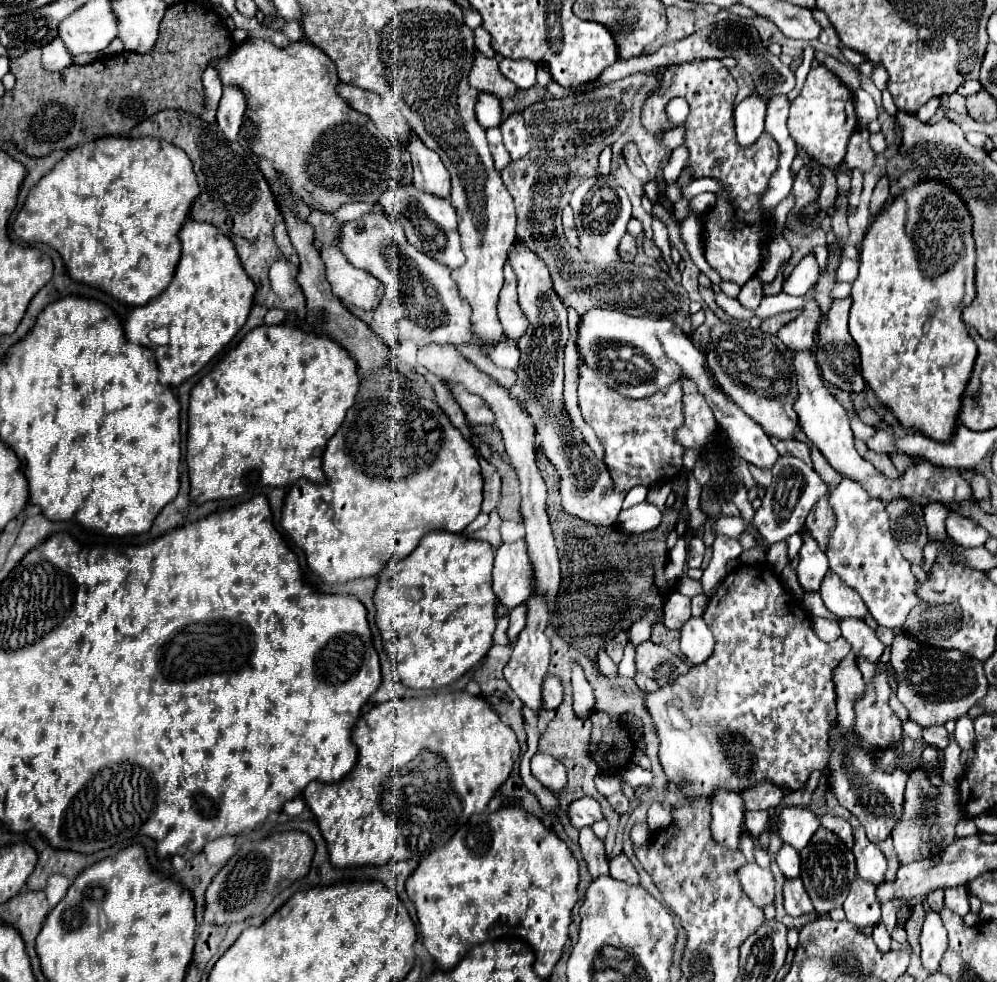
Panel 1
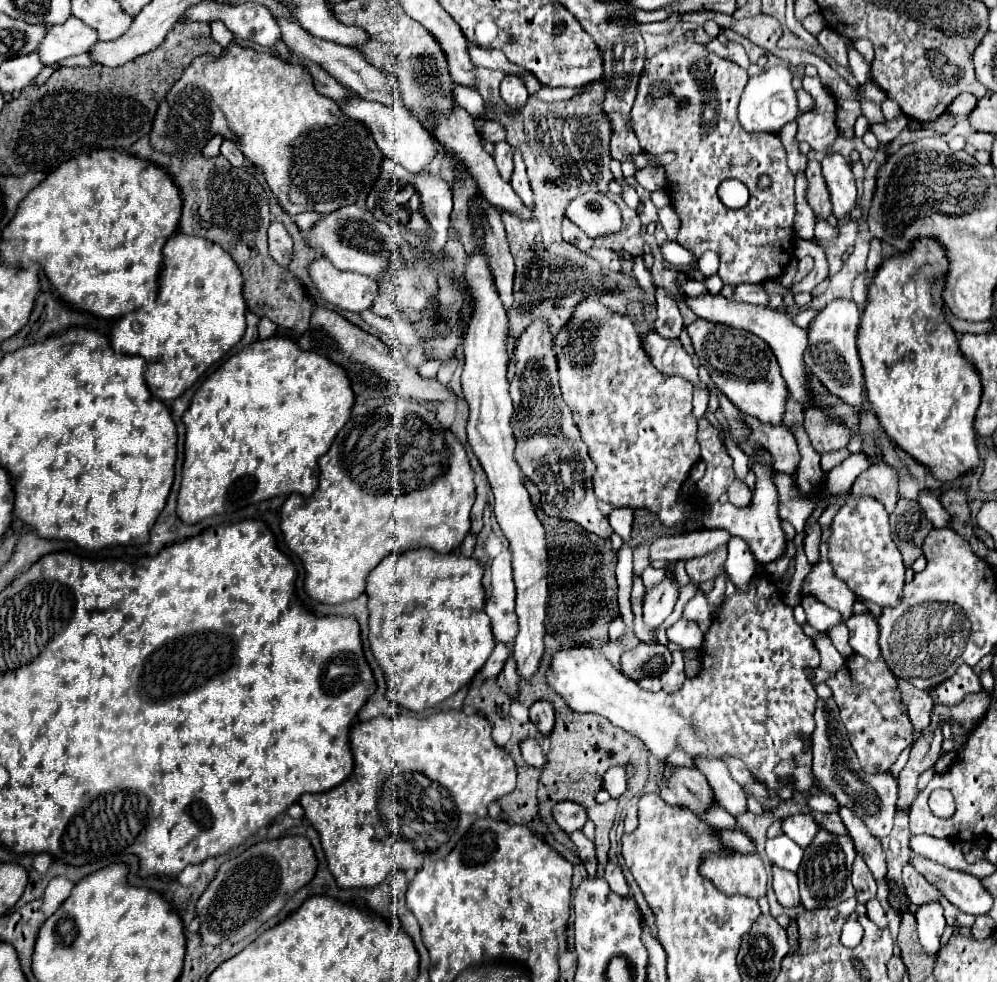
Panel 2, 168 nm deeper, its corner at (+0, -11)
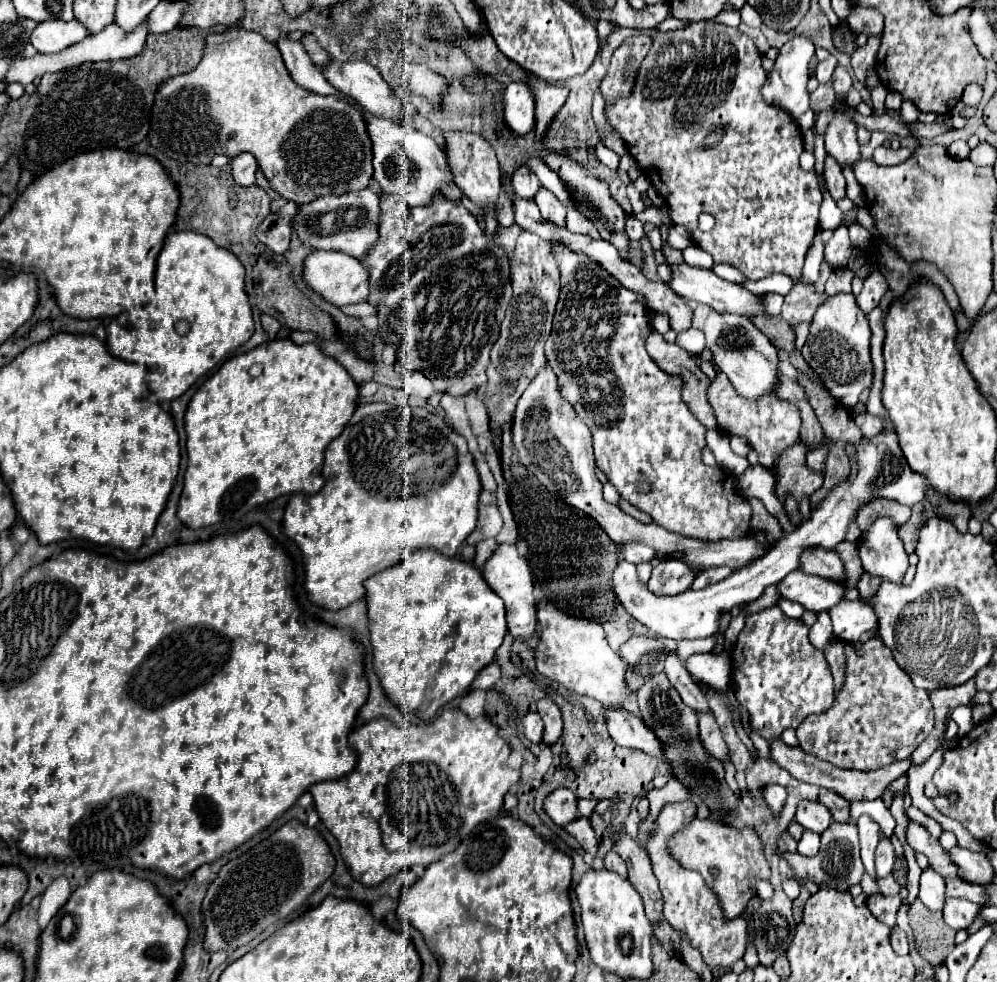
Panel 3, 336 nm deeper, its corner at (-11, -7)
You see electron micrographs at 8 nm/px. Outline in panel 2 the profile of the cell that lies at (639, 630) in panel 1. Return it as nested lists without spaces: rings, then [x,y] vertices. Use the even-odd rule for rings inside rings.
[[[665,576],[657,586],[647,588],[643,596],[643,618],[649,626],[659,628],[667,616],[673,612],[677,596],[679,596],[679,584],[675,578]]]

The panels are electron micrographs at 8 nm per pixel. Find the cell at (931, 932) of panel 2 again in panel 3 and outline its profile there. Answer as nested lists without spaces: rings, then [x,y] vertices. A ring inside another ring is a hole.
[[[932,868],[924,870],[920,876],[918,898],[930,912],[942,912],[946,906],[946,884],[942,876],[938,876]]]

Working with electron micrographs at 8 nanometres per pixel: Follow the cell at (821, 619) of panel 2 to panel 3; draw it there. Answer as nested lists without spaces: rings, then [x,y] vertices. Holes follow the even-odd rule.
[[[842,600],[834,608],[830,608],[828,614],[834,626],[834,634],[844,642],[856,642],[856,640],[864,642],[876,636],[878,630],[876,614],[862,600],[858,602]]]

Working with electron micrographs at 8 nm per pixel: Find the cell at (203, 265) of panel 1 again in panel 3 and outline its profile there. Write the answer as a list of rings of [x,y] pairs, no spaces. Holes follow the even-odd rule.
[[[168,232],[156,260],[156,298],[148,306],[122,312],[114,318],[106,328],[110,352],[122,360],[146,364],[154,400],[176,400],[254,334],[244,274],[244,264],[230,250],[216,246],[208,236],[198,232]],[[180,322],[188,324],[186,334],[178,332]]]

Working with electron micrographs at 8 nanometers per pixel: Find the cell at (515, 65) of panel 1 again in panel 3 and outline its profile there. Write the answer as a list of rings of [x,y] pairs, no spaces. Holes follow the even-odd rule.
[[[510,82],[504,90],[504,118],[514,132],[528,132],[534,128],[536,100],[526,82]]]

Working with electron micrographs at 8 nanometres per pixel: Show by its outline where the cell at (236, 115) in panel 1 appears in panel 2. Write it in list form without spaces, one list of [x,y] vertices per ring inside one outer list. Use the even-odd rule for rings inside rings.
[[[223,140],[223,144],[221,144],[221,154],[223,154],[235,168],[243,168],[243,166],[245,166],[245,156],[241,154],[241,150],[239,150],[233,142]]]

